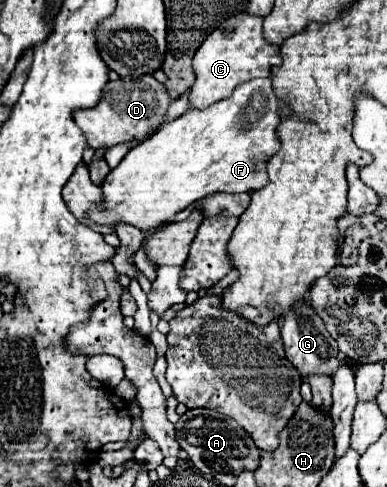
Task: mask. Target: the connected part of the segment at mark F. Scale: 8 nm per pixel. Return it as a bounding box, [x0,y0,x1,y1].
[89,78,281,232]

